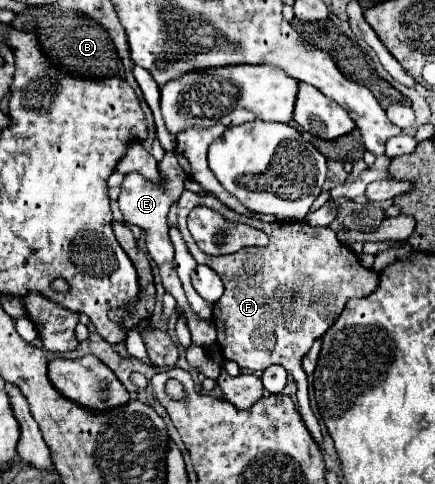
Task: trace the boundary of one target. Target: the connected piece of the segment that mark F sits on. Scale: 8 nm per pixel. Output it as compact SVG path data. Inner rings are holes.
M183 190L177 200L177 228L197 264L211 266L225 284L225 294L213 306L213 324L225 358L235 360L247 370L265 370L273 364L283 366L299 386L299 412L303 422L311 430L313 440L323 448L321 428L309 406L307 374L301 360L311 344L339 318L349 298L365 298L379 286L379 274L363 268L357 254L349 246L343 246L331 228L313 228L307 222L251 220L251 226L269 236L267 246L243 248L227 256L207 256L197 248L187 230L187 216L197 204L221 206L221 202L213 196ZM323 300L329 306L323 304Z

